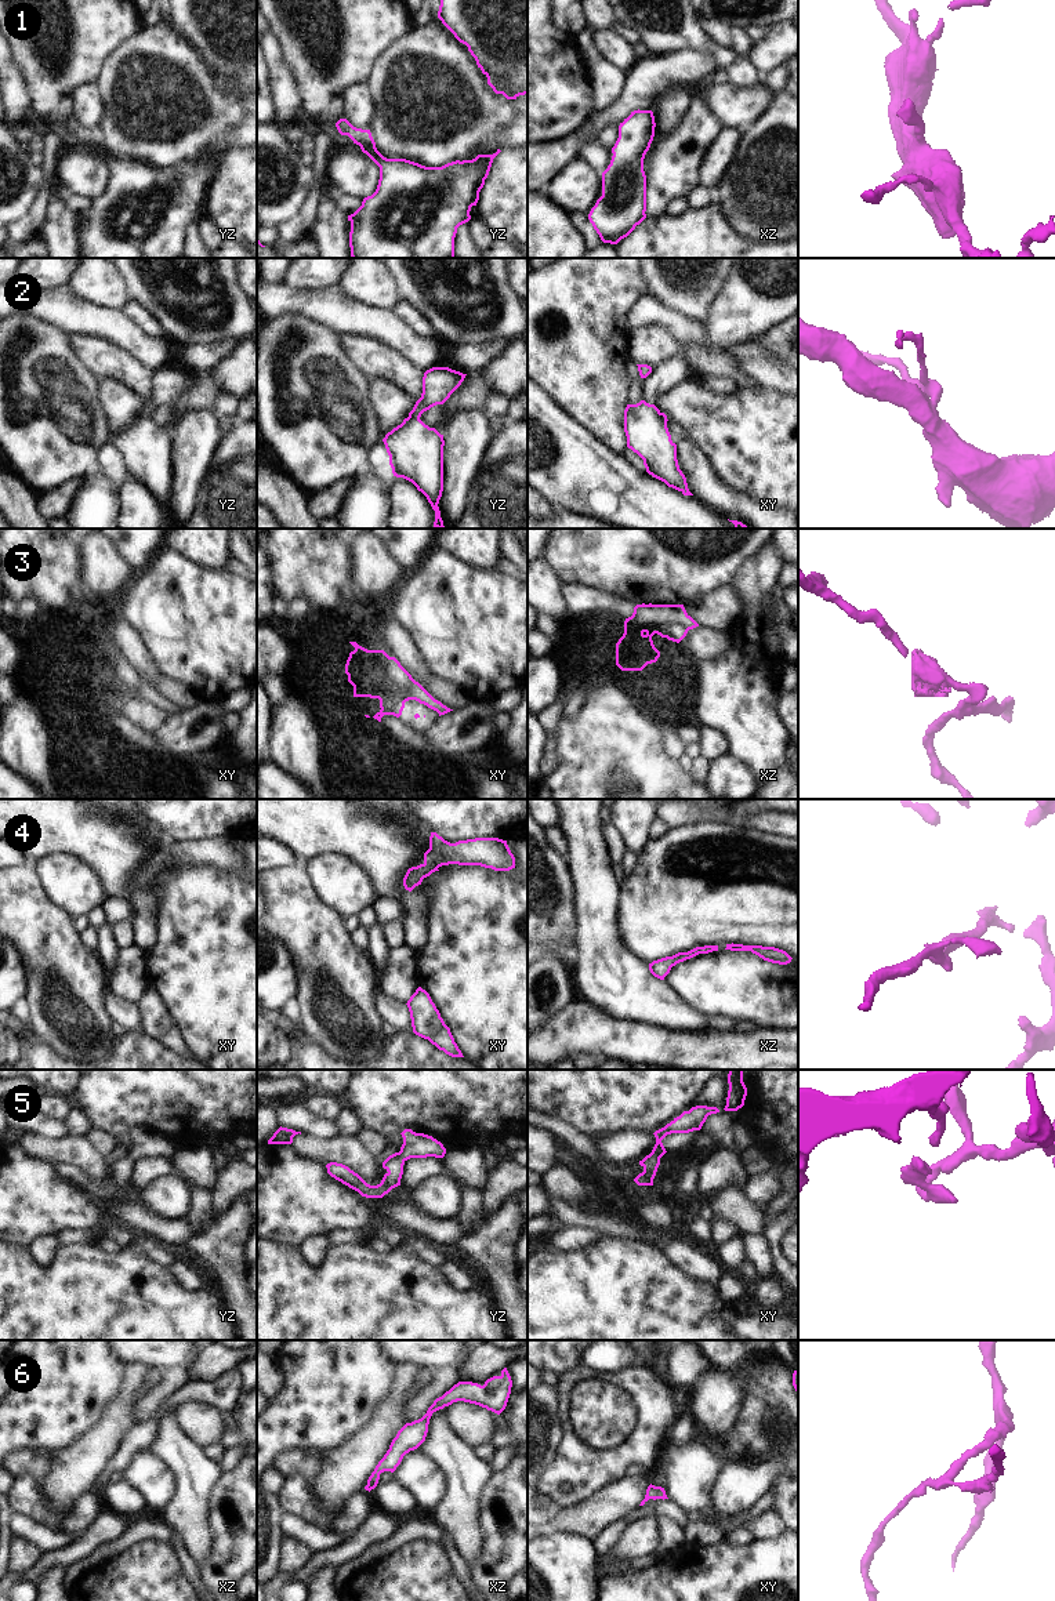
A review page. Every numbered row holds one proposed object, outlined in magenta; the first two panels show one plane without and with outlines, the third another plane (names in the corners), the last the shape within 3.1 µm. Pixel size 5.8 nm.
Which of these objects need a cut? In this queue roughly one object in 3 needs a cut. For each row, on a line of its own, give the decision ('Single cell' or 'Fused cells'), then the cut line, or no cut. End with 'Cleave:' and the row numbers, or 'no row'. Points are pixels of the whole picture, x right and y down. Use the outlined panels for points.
1: Single cell. No split
2: Fused cells. Split along yz (408, 417), (419, 418)
3: Single cell. No split
4: Single cell. No split
5: Single cell. No split
6: Single cell. No split
Cleave: 2

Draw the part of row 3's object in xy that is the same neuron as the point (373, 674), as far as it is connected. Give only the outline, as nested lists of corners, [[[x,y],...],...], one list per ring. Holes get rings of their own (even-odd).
[[[356,642],[349,643],[355,650],[349,653],[345,674],[354,686],[354,697],[378,698],[381,709],[373,716],[378,722],[384,715],[399,718],[409,700],[427,705],[439,716],[453,711],[435,700],[395,657],[384,650],[367,650]]]

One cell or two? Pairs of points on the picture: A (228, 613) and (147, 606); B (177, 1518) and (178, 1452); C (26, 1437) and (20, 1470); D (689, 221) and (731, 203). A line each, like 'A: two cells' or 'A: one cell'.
A: one cell
B: one cell
C: two cells
D: two cells

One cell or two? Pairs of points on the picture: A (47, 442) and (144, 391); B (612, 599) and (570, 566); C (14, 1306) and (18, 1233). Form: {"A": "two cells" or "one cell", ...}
{"A": "two cells", "B": "two cells", "C": "two cells"}

